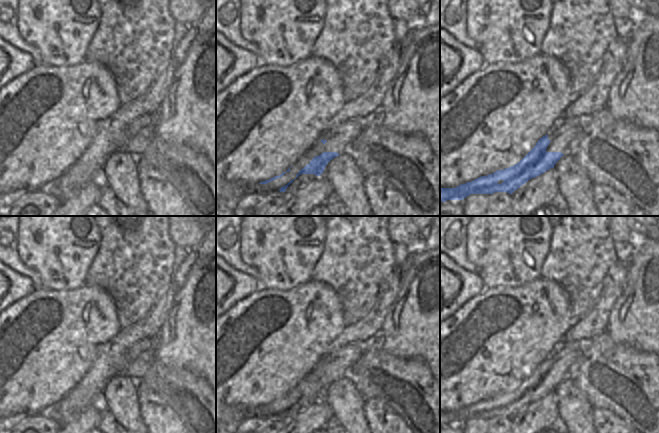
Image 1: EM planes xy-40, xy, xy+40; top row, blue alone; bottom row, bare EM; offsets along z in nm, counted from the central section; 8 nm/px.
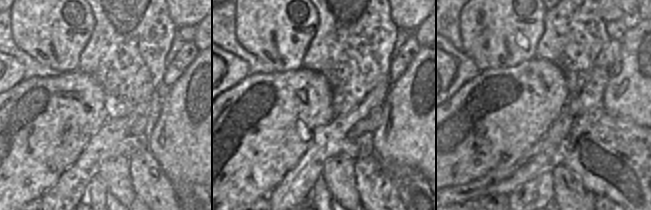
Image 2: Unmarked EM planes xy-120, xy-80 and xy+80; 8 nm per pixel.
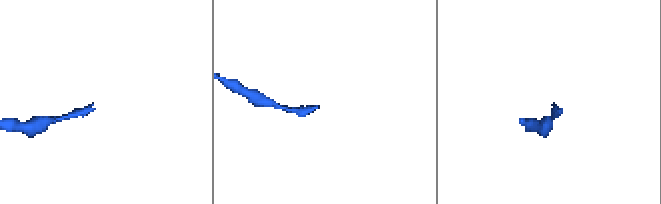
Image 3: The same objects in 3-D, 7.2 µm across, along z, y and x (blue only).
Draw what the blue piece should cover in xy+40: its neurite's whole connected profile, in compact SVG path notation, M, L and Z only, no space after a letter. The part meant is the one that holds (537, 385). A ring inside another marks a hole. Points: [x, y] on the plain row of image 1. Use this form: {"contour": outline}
{"contour": "M559 342L554 347L550 356L540 362L536 369L515 389L497 394L493 398L481 400L471 406L461 408L455 412L440 412L440 427L447 424L463 424L471 418L493 418L495 416L507 416L512 418L531 402L535 402L547 394L554 392L554 389L564 378L568 378L570 367L578 361L580 347L578 342Z"}

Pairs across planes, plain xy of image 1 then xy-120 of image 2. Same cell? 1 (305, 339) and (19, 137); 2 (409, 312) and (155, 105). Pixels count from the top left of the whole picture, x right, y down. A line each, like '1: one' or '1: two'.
1: one
2: two

